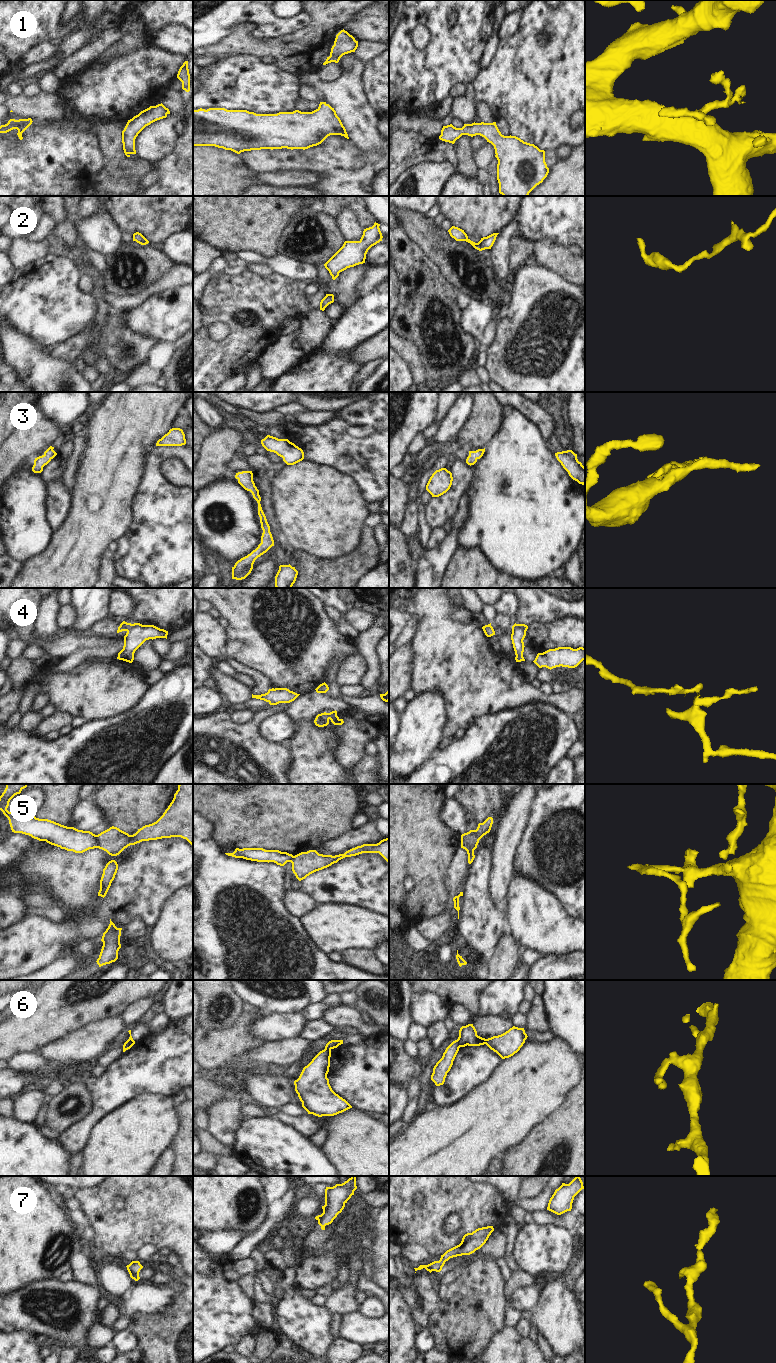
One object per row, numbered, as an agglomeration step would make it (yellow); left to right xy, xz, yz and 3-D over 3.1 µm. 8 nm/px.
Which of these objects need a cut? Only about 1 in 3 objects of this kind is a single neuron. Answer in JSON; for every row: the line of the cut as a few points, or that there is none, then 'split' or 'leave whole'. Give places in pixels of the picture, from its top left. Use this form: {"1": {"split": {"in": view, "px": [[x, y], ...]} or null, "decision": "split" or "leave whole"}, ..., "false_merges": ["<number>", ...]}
{"1": {"split": null, "decision": "leave whole"}, "2": {"split": null, "decision": "leave whole"}, "3": {"split": null, "decision": "leave whole"}, "4": {"split": {"in": "xy", "px": [[132, 624], [127, 631]]}, "decision": "split"}, "5": {"split": {"in": "xy", "px": [[96, 835], [97, 847]]}, "decision": "split"}, "6": {"split": {"in": "yz", "px": [[457, 1039], [459, 1047]]}, "decision": "split"}, "7": {"split": null, "decision": "leave whole"}, "false_merges": ["4", "5", "6"]}

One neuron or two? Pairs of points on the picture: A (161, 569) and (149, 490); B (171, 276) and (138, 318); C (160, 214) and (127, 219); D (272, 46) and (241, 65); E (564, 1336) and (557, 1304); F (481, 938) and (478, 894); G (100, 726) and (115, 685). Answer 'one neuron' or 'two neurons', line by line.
A: one neuron
B: two neurons
C: one neuron
D: two neurons
E: one neuron
F: one neuron
G: two neurons

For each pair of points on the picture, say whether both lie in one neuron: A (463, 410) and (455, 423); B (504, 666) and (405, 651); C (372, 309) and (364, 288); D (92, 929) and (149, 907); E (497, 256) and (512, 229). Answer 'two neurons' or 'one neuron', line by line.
A: one neuron
B: two neurons
C: two neurons
D: one neuron
E: one neuron

